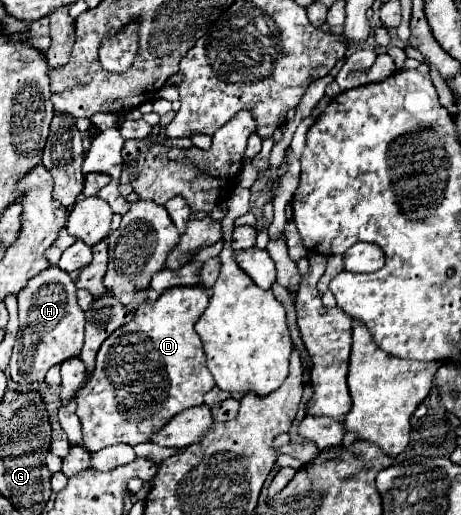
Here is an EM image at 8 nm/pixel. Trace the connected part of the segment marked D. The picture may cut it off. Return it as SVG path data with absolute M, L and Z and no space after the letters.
M201 284L169 288L157 300L143 302L133 318L103 342L97 352L95 372L77 392L77 416L83 426L83 444L89 452L97 452L119 442L131 446L151 442L151 436L159 432L175 414L203 404L203 396L215 386L215 380L207 368L203 344L201 338L197 338L193 324L201 316L207 302L209 294Z

